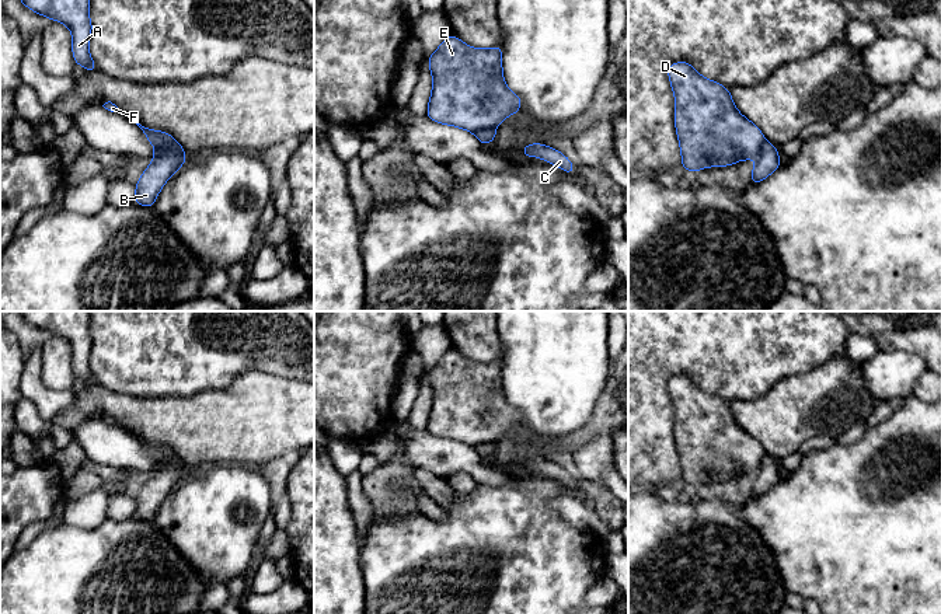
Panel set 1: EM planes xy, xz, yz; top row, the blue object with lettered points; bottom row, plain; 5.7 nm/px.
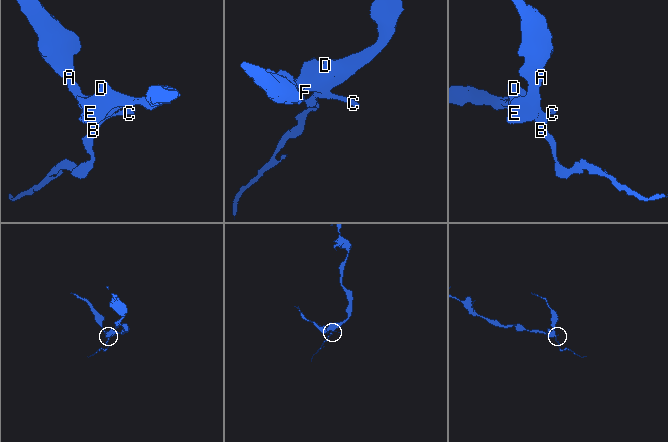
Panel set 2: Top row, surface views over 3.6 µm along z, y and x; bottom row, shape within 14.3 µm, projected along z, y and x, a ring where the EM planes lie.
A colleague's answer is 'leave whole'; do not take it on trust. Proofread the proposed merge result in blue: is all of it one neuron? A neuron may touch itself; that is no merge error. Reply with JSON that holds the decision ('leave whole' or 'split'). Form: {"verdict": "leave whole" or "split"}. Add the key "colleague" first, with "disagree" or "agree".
{"colleague": "disagree", "verdict": "split"}

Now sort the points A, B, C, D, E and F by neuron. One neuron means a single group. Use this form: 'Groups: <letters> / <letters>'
Groups: A D E F / B C

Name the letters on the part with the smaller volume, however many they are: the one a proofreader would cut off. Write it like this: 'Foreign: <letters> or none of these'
Foreign: B, C

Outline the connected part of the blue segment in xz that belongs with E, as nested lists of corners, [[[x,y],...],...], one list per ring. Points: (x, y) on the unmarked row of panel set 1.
[[[452,348],[429,369],[428,378],[432,405],[426,430],[431,435],[475,449],[480,444],[495,443],[508,430],[520,426],[520,411],[505,398],[502,360],[478,363]]]

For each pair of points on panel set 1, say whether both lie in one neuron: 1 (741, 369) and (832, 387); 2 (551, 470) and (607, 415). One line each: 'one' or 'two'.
1: two
2: two

